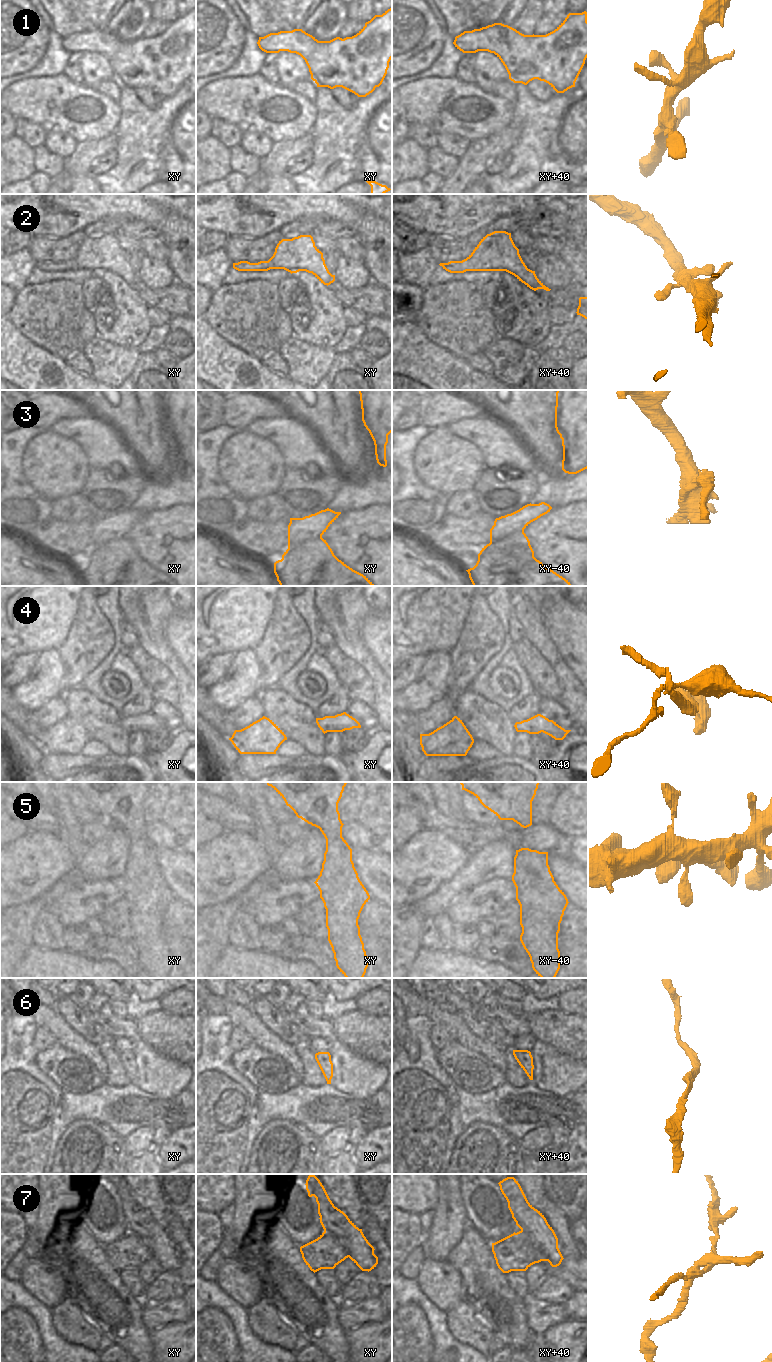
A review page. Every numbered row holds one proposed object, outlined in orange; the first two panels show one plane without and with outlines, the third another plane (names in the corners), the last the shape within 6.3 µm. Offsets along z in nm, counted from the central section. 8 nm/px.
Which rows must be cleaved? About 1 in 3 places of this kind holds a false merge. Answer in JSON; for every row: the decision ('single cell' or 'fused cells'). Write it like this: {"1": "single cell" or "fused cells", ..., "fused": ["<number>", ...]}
{"1": "single cell", "2": "single cell", "3": "fused cells", "4": "single cell", "5": "single cell", "6": "single cell", "7": "fused cells", "fused": ["3", "7"]}

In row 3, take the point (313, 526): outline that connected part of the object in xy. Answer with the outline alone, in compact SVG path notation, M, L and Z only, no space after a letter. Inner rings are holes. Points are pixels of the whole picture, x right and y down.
M327 508L303 518L290 518L288 546L297 546L307 540L322 538L322 535L340 514L341 512Z

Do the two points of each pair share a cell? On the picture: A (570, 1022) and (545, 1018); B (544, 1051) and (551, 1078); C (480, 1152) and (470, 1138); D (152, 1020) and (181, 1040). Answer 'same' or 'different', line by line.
A: same
B: same
C: same
D: same

